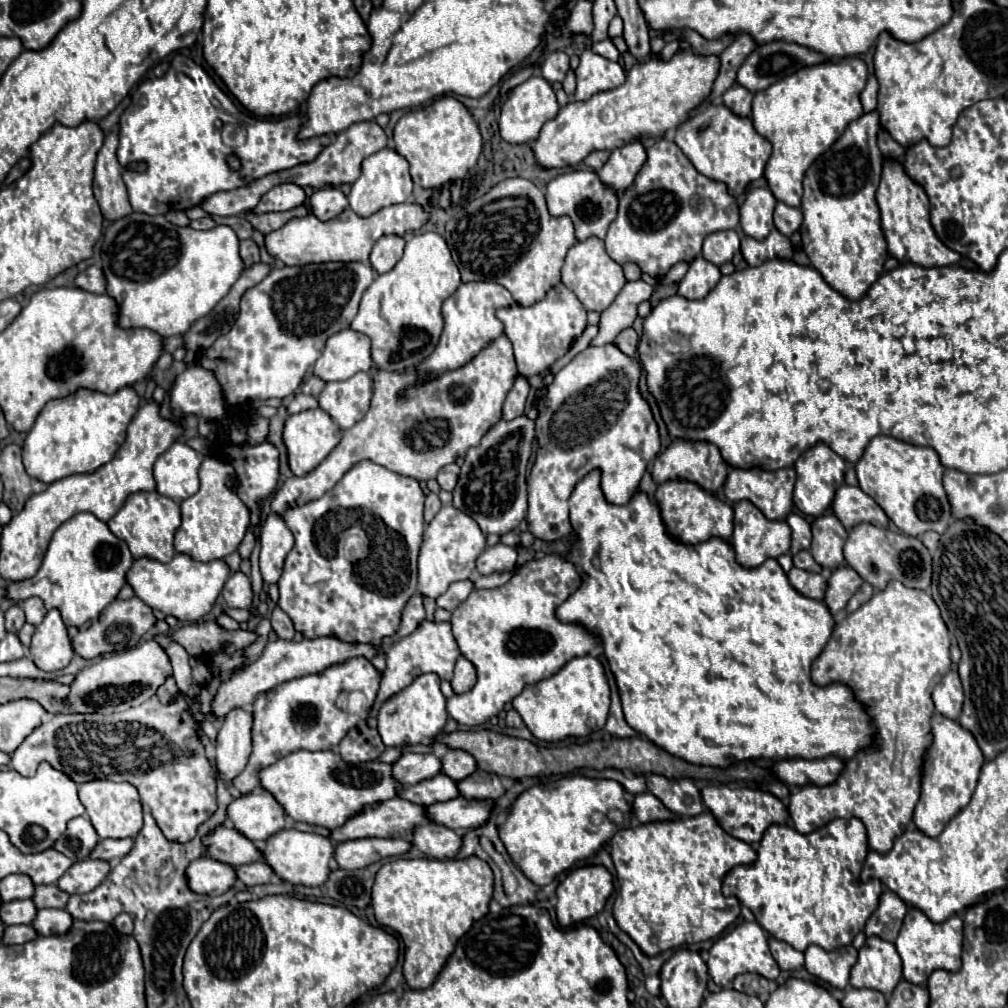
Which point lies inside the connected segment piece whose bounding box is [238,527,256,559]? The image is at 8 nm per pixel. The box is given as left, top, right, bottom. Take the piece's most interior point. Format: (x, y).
(247, 545)

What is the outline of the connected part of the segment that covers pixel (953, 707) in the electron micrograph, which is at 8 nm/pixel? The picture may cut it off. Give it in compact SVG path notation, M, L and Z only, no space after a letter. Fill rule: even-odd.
M952 669L950 673L946 673L942 677L942 681L934 687L932 693L932 701L938 713L942 713L948 719L958 719L960 711L962 711L962 701L964 701L964 693L962 693L962 683L958 673Z

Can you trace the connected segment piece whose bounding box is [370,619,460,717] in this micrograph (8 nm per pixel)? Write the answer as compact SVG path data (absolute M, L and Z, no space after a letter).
M422 621L422 625L418 625L418 629L404 637L402 641L390 645L386 649L386 669L382 673L382 683L380 683L380 691L376 697L376 703L370 711L370 717L378 715L378 709L382 707L382 701L388 701L394 693L400 693L402 689L406 689L420 673L436 673L440 679L452 679L452 669L456 659L460 657L460 649L458 643L452 635L452 625L446 621Z

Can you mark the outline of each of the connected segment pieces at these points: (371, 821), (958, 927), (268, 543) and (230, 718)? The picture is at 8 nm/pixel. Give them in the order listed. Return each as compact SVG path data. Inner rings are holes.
M394 797L388 801L380 801L374 805L366 805L360 813L352 815L344 825L330 831L332 841L350 841L350 839L362 839L362 837L394 837L394 839L408 839L412 835L412 829L420 823L424 823L424 807L414 805L406 799Z
M908 907L904 917L904 925L900 929L898 939L894 941L898 955L902 957L904 979L910 983L926 983L928 975L936 969L958 971L960 969L960 953L962 953L962 919L958 915L948 917L942 923L930 921L920 909Z
M270 513L262 523L260 535L260 571L268 585L278 583L286 555L294 547L294 535L278 513Z
M242 707L232 709L222 721L216 737L216 765L226 781L232 781L244 767L250 755L250 731L254 715Z

